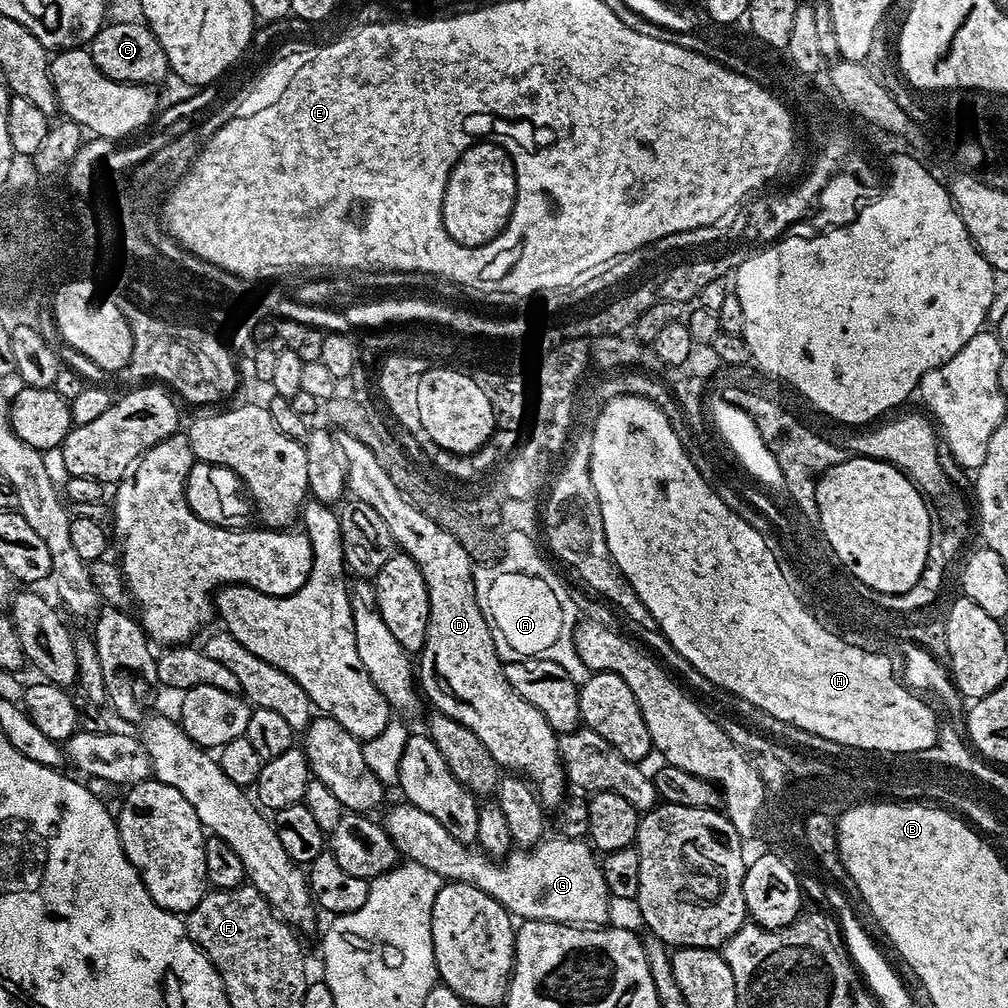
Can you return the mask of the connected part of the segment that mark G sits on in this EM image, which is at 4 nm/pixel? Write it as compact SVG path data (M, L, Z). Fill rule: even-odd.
M407 802L399 803L382 817L382 823L390 842L394 842L405 861L434 870L441 881L469 884L490 894L521 921L545 920L577 926L600 926L607 921L604 919L608 916L610 897L606 878L602 878L597 853L583 839L545 838L531 848L512 850L501 860L492 859L479 847L458 842L426 810Z

